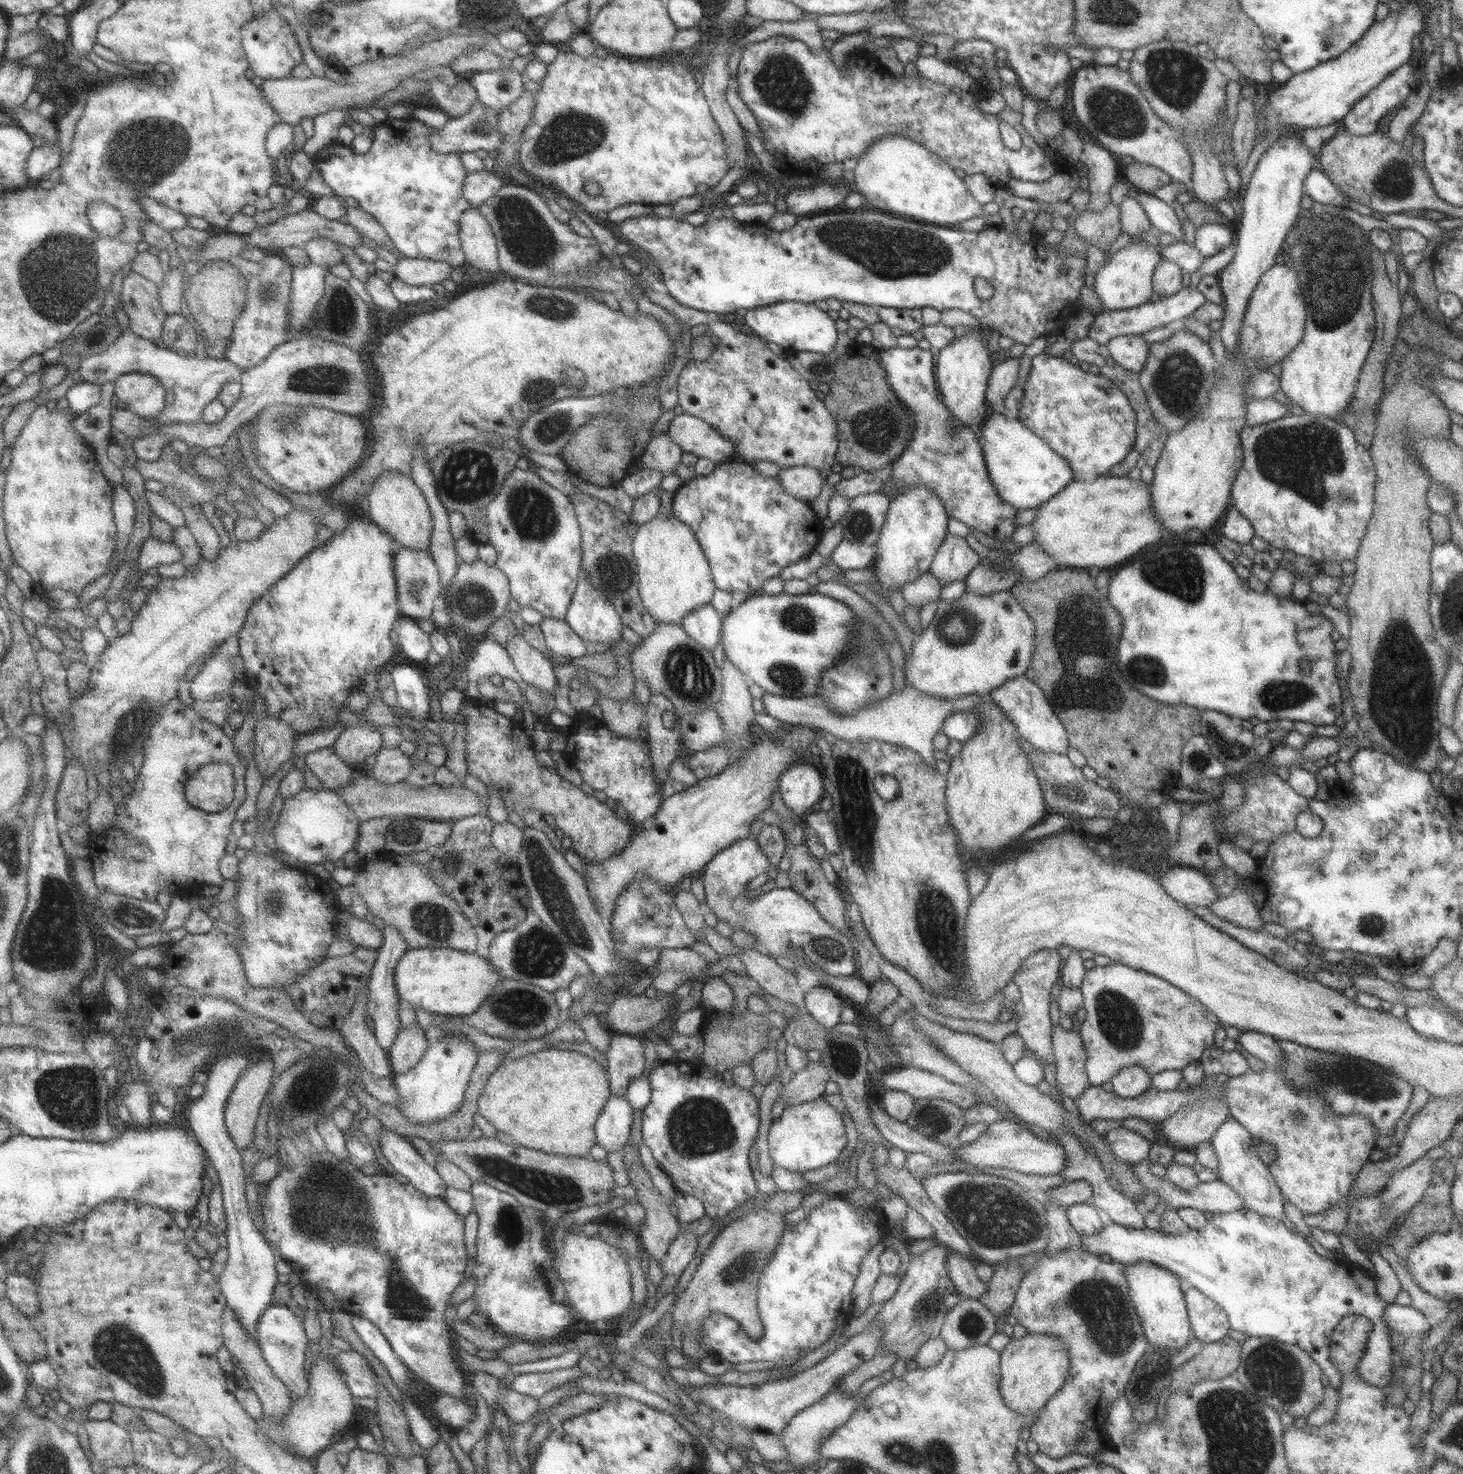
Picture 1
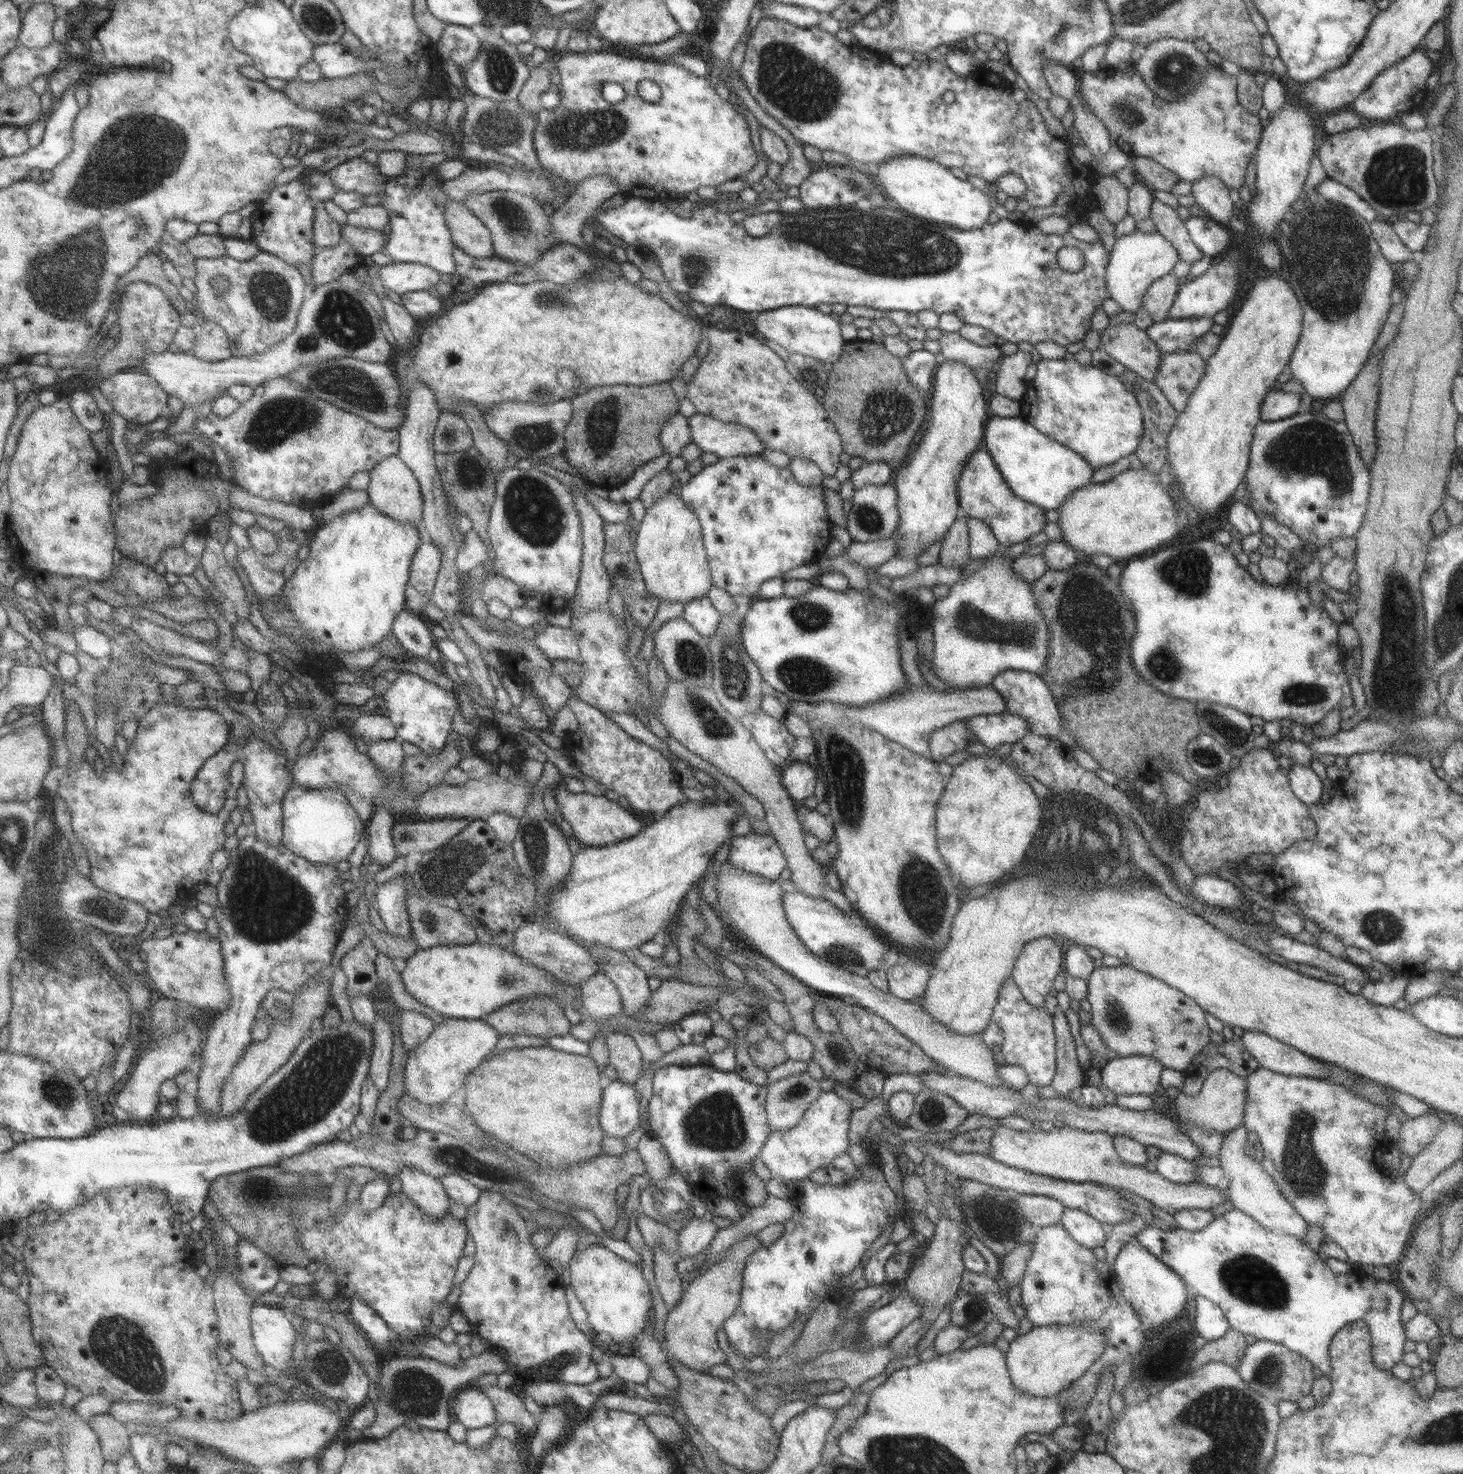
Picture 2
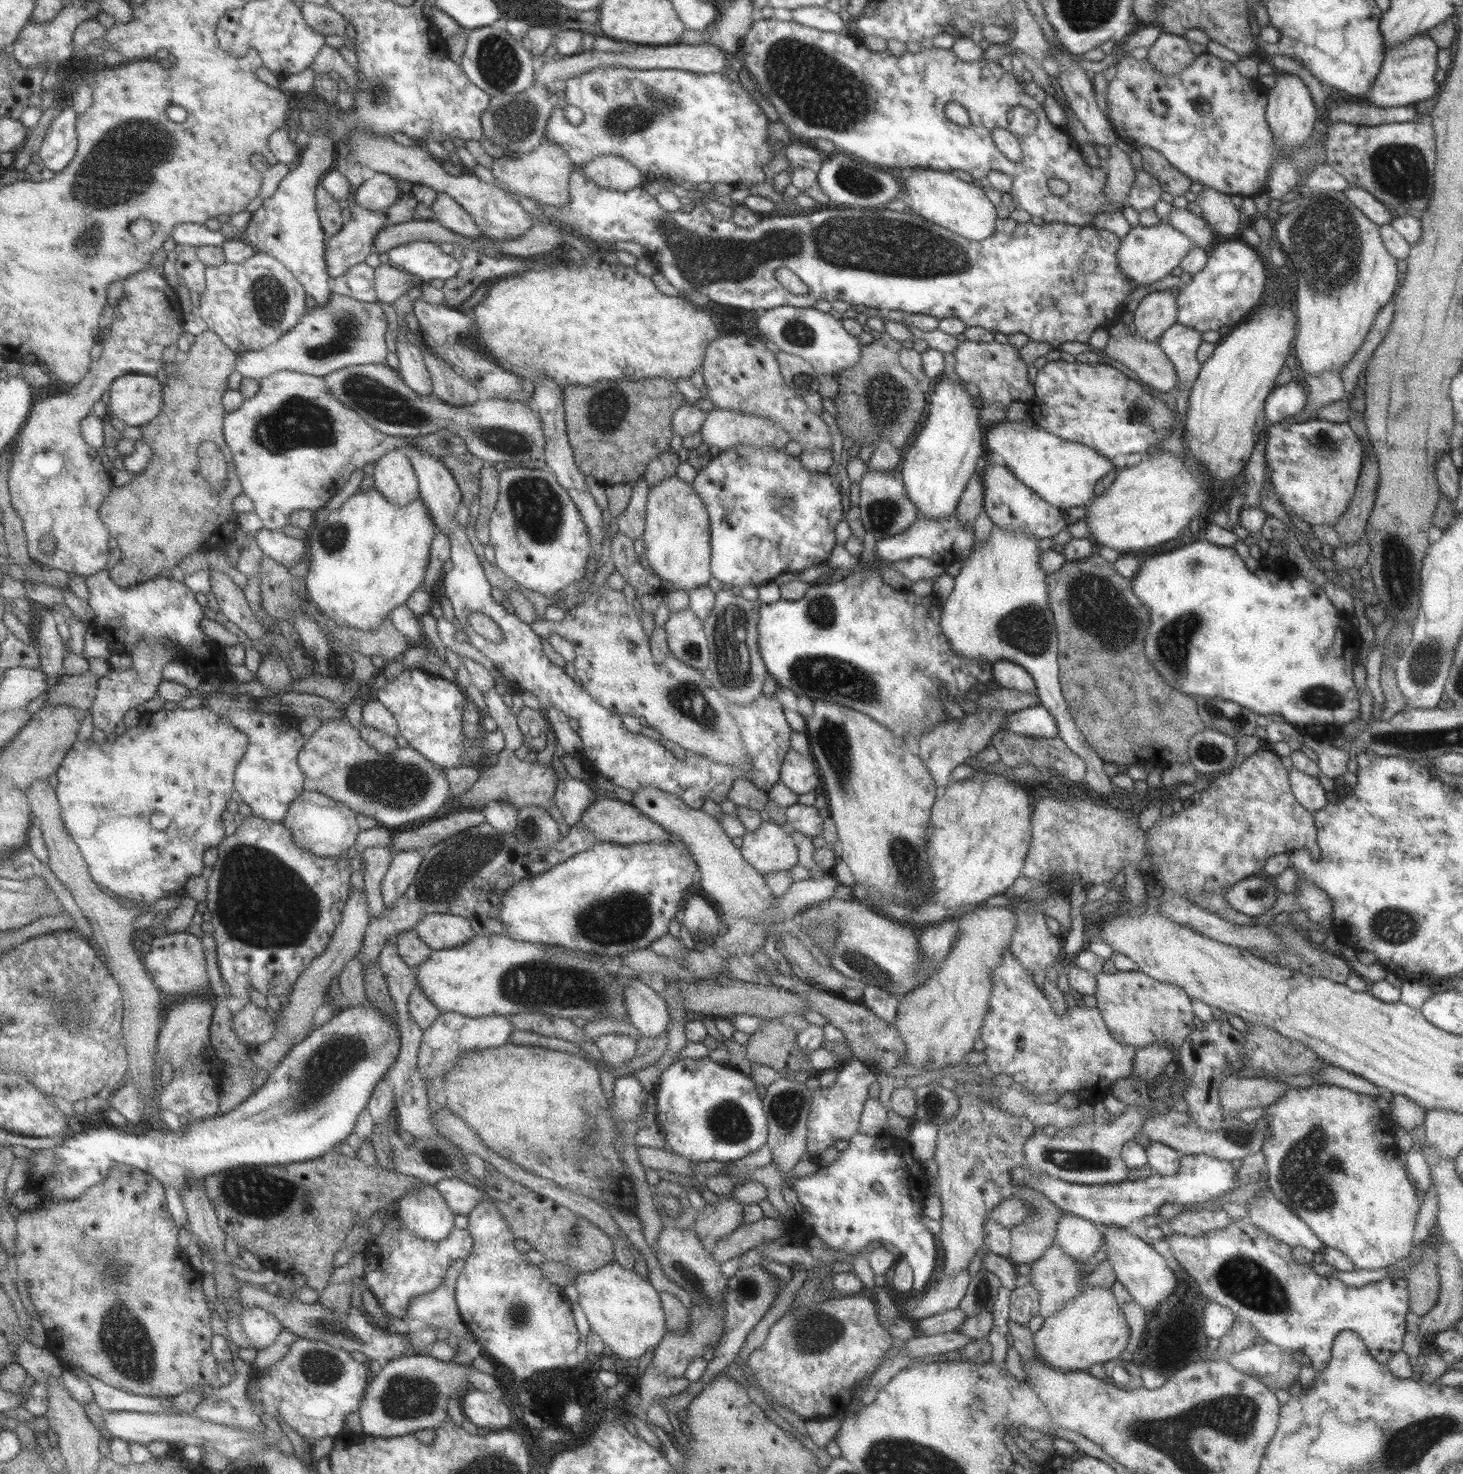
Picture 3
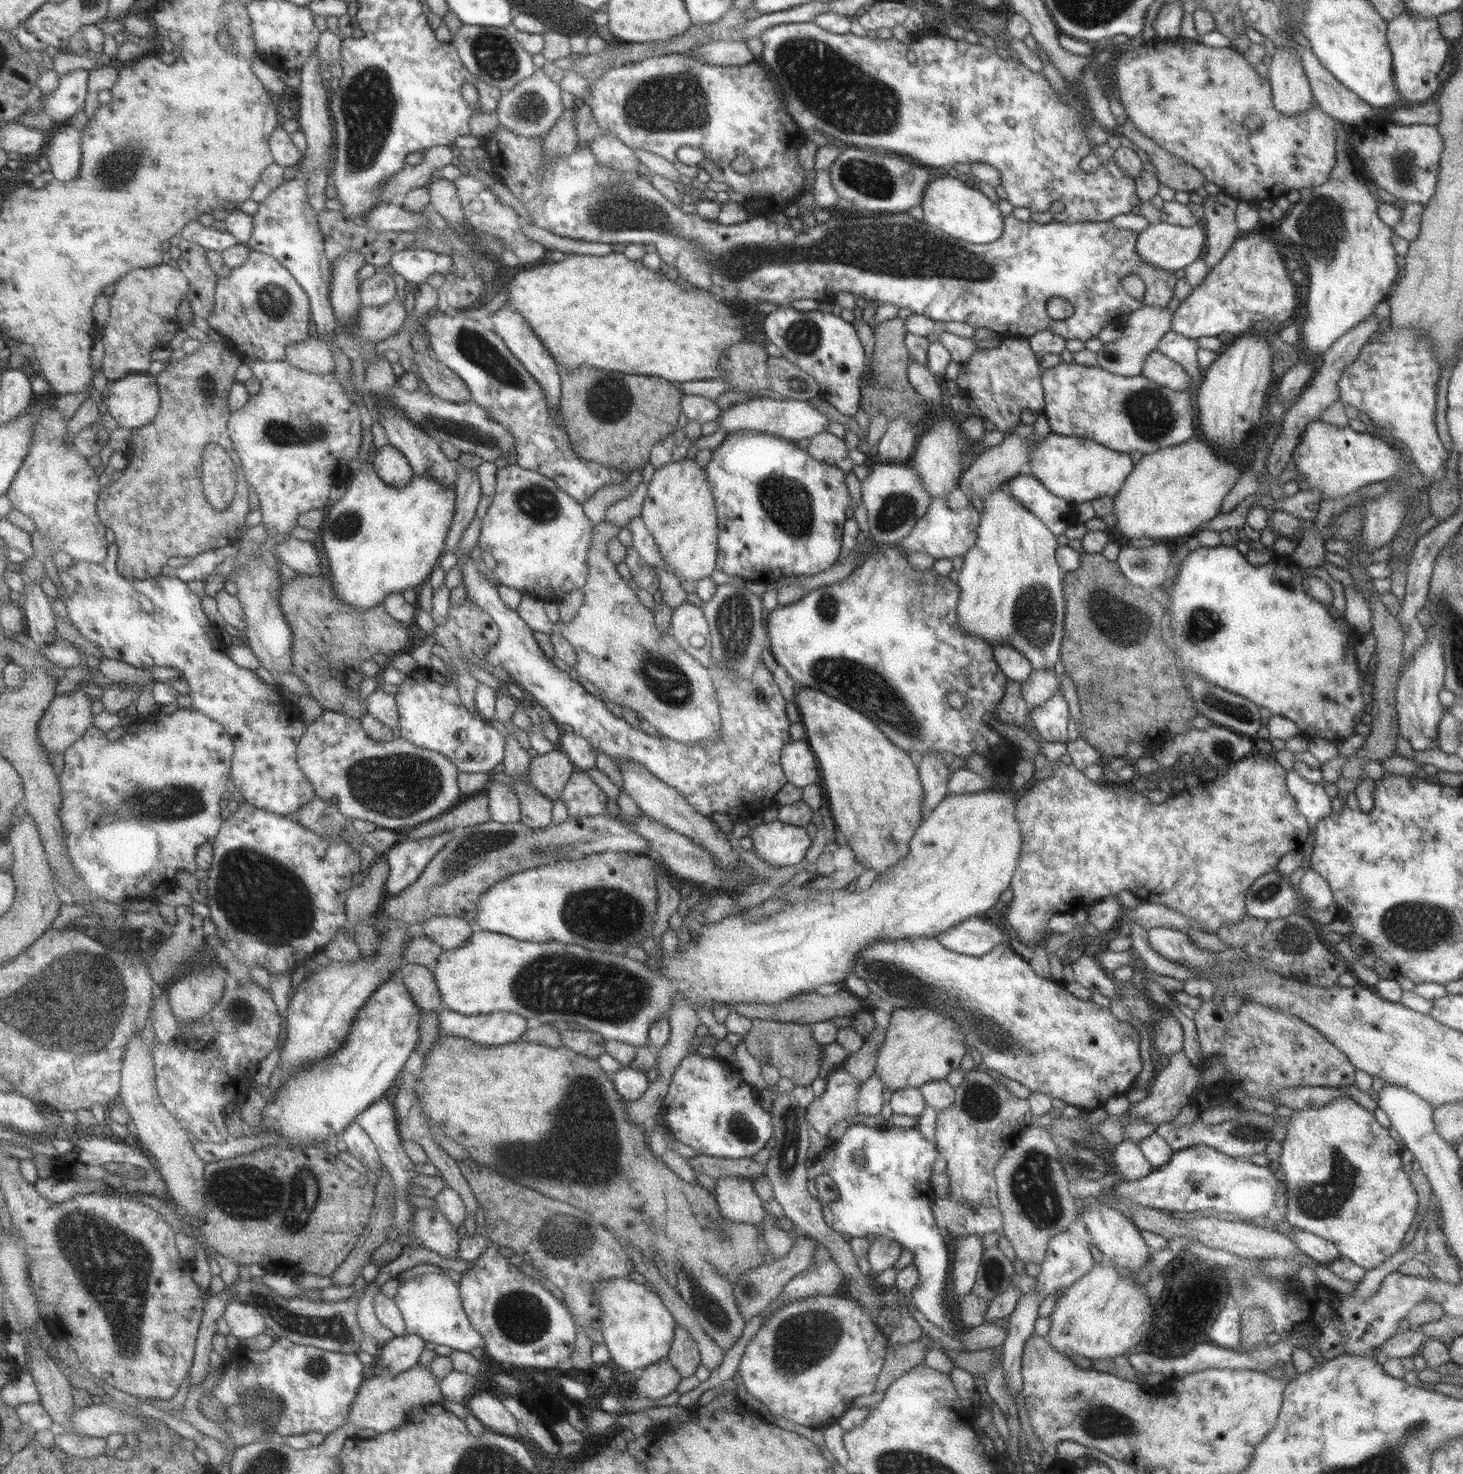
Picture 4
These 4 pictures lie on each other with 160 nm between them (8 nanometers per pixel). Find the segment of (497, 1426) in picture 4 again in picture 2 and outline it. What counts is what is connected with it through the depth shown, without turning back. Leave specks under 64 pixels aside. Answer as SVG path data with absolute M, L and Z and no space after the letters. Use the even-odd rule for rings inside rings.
M465 1389L455 1394L452 1403L454 1418L468 1428L481 1428L492 1424L495 1418L494 1405L481 1390Z

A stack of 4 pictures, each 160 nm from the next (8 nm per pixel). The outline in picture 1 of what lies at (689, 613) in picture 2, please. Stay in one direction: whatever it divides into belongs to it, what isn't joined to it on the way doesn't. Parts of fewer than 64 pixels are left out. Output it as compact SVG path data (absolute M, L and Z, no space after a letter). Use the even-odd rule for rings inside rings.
M707 603L688 612L687 616L681 619L679 625L689 638L698 642L701 647L712 651L717 642L720 641L721 623L721 616Z

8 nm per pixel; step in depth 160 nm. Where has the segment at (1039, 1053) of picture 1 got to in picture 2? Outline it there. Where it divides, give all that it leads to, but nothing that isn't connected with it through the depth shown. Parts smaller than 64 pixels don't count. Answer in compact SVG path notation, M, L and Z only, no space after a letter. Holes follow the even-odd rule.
M1044 936L1025 943L1010 977L1027 1005L1043 1009L1043 1000L1059 973L1063 973L1061 947L1055 945L1054 938Z

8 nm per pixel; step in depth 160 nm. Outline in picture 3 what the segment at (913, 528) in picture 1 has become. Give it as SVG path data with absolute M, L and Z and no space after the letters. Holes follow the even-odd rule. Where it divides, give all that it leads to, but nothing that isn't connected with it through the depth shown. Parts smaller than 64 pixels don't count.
M944 376L934 381L927 393L928 412L920 433L901 464L905 494L924 518L940 520L954 514L967 481L986 456L978 412L980 404L963 390L963 385Z

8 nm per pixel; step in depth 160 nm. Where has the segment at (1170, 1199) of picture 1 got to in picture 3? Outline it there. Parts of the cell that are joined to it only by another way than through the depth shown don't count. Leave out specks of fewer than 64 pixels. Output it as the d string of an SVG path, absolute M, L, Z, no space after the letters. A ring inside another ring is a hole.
M1133 1105L1109 1121L1094 1121L1056 1129L1053 1136L1031 1134L1023 1143L1023 1163L1034 1166L1042 1174L1075 1184L1115 1184L1127 1179L1126 1164L1120 1157L1122 1144L1134 1139L1143 1117L1150 1109Z

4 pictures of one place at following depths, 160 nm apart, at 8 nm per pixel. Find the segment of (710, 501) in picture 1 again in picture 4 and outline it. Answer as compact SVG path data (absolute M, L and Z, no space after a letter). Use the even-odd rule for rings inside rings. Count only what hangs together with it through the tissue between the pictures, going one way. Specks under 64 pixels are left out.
M738 431L734 434L727 434L722 443L711 450L710 460L704 468L706 481L711 491L711 496L714 500L714 507L717 519L717 554L715 559L715 570L727 574L727 576L738 576L743 580L751 582L776 582L784 576L797 575L813 575L827 570L839 556L839 548L841 548L841 534L843 533L843 524L847 506L850 502L850 497L847 495L847 487L845 487L845 476L840 468L831 464L823 464L815 460L807 454L806 449L799 449L797 441L783 440L772 434L762 432Z

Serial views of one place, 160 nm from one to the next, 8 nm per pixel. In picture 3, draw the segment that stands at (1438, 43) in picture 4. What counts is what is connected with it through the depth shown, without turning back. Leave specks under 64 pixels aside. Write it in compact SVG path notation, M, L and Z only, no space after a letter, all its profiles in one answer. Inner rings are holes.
M1428 31L1414 34L1401 45L1393 45L1386 49L1379 72L1364 94L1365 103L1381 108L1414 105L1439 92L1441 84L1435 83L1433 79L1433 74L1438 69L1435 61L1438 50L1437 44L1428 35Z

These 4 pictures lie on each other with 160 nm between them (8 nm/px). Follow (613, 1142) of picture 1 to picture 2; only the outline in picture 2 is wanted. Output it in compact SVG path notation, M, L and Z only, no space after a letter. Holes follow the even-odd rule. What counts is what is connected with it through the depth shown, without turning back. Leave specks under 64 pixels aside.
M610 1081L602 1090L598 1123L605 1137L627 1137L638 1126L639 1097L631 1083Z

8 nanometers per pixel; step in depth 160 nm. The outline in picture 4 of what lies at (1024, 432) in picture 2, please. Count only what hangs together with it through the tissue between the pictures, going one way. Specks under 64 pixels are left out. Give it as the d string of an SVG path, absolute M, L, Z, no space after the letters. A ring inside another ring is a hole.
M1055 433L1045 435L1028 450L1026 464L1029 475L1034 476L1053 496L1071 504L1089 502L1102 496L1113 498L1133 465L1128 453L1109 450L1087 438Z

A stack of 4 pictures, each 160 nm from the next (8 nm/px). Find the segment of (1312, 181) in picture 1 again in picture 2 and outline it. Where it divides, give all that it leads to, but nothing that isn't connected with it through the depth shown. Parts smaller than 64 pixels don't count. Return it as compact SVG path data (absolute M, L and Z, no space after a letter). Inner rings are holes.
M1325 177L1317 184L1315 189L1318 196L1350 208L1368 223L1375 218L1379 218L1376 212L1364 200L1360 199L1360 196L1357 196L1350 188L1335 182L1333 179Z

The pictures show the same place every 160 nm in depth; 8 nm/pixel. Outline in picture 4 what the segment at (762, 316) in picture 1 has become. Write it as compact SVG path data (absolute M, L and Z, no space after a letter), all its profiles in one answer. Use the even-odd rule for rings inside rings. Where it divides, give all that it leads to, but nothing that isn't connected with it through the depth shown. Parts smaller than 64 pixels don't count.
M780 306L774 312L767 314L763 320L763 334L769 342L774 343L781 354L792 362L797 368L804 370L820 388L821 397L841 414L853 417L857 412L859 399L861 398L861 377L866 369L867 360L863 346L857 339L855 328L849 322L842 320L840 316L833 316L831 313L816 311L801 312L793 308Z

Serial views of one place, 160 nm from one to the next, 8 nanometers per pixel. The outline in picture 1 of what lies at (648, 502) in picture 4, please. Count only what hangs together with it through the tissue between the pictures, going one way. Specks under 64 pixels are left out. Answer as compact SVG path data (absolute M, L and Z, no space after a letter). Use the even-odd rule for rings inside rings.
M672 512L666 517L657 514L651 520L639 525L631 546L632 555L637 565L638 595L644 609L656 620L656 623L680 624L681 619L687 616L688 612L710 602L713 591L716 589L710 566L698 540L693 537L691 529L672 516Z

